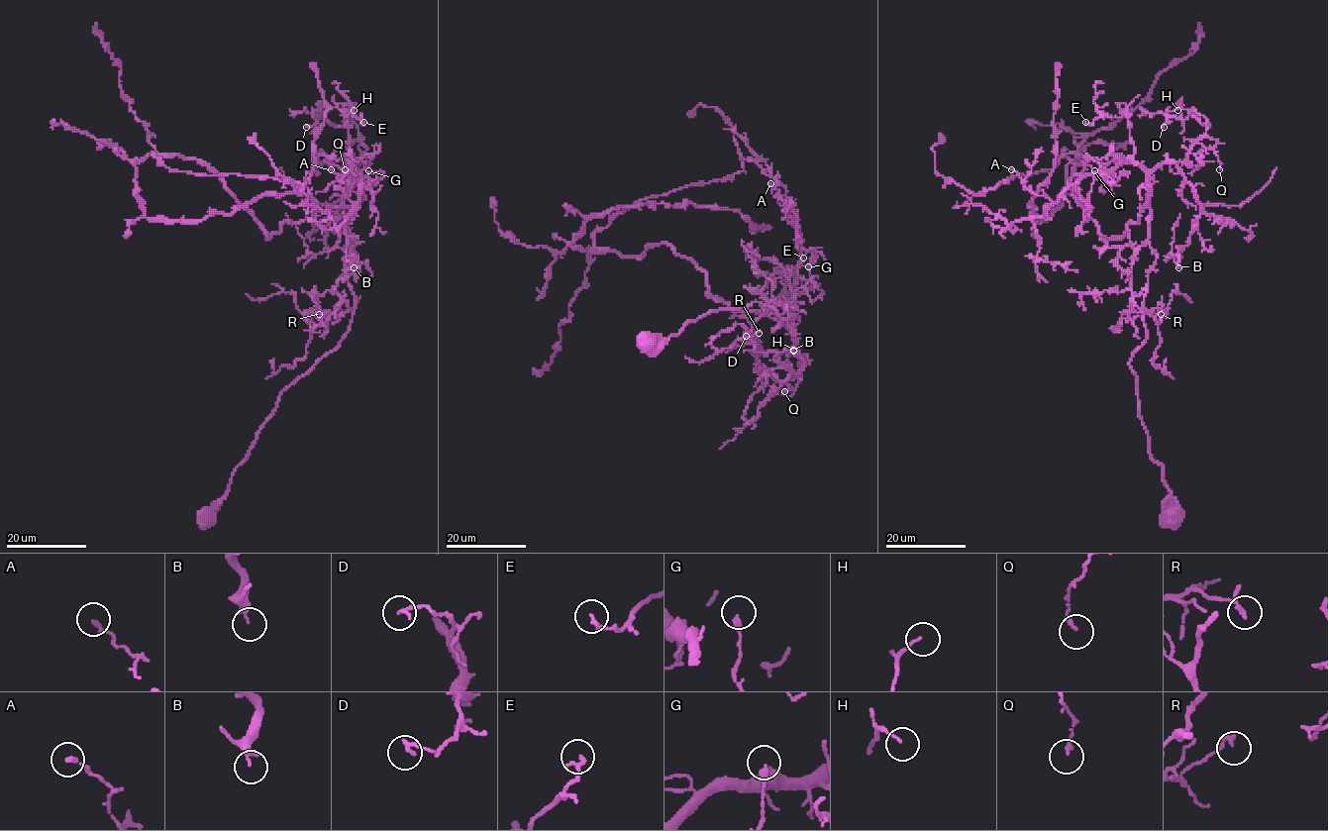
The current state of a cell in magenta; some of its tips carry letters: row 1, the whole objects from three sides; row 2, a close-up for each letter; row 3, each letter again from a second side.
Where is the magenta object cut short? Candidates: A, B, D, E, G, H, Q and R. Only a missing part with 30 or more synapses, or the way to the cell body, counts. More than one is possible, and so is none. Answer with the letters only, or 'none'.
none

